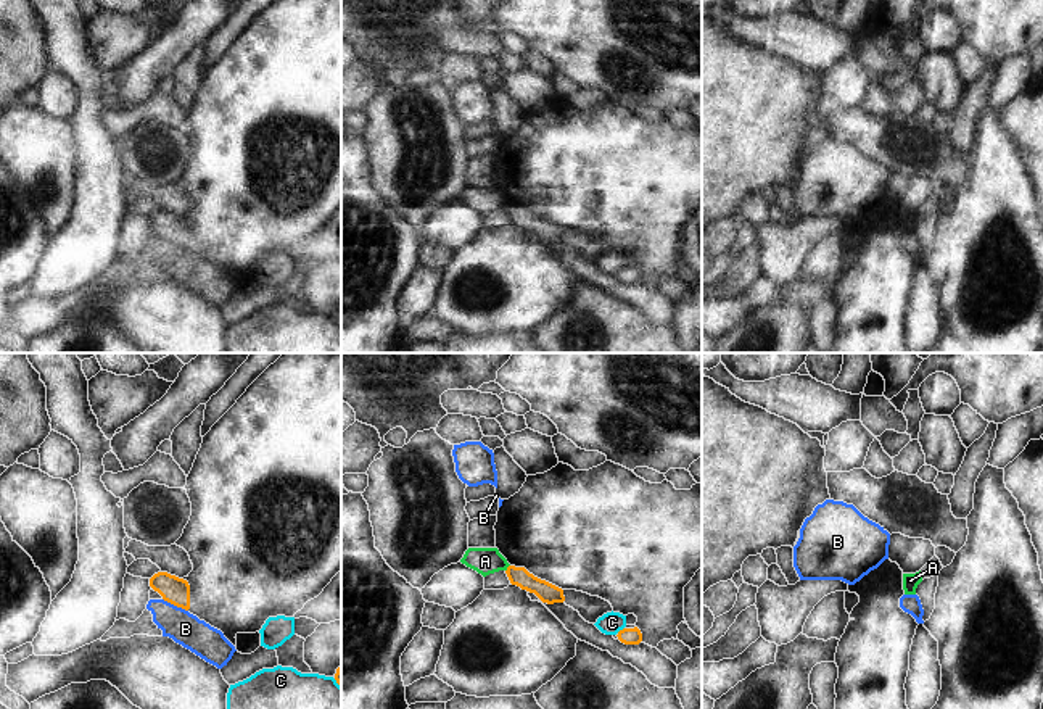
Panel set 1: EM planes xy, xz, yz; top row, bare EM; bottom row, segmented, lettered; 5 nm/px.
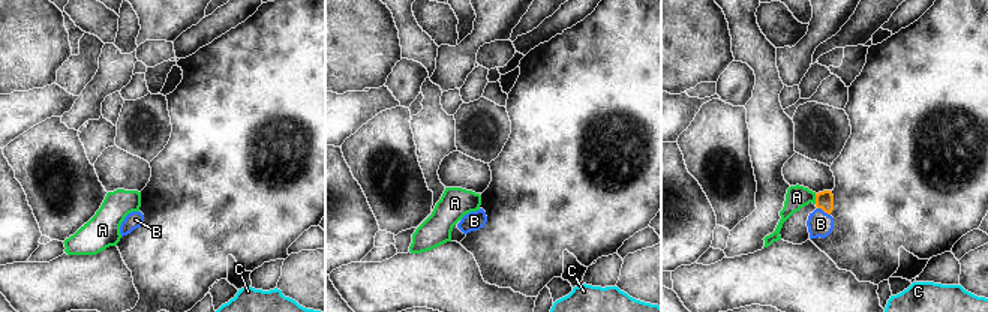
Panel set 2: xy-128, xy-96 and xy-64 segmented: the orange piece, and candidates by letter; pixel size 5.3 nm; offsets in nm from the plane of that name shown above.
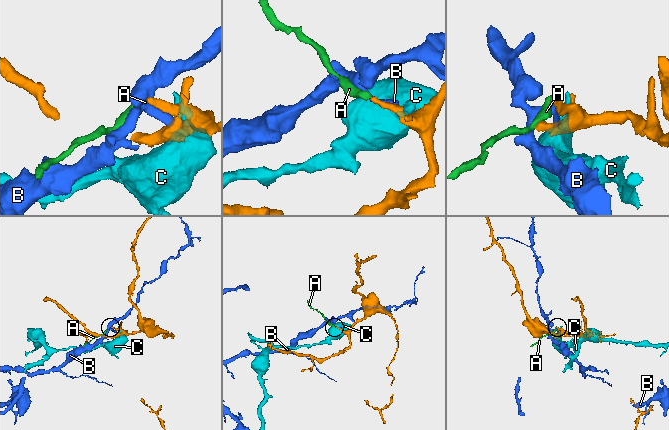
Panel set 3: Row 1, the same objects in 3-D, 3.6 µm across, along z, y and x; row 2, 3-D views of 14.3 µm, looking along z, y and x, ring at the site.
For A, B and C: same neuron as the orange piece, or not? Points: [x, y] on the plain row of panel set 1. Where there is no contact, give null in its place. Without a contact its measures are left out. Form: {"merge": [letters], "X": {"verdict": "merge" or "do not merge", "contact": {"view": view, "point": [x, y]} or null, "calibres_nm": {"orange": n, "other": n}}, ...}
{"merge": [], "A": {"verdict": "do not merge", "contact": {"view": "xz", "point": [507, 207]}, "calibres_nm": {"orange": 100, "other": 140}}, "B": {"verdict": "do not merge", "contact": {"view": "xy", "point": [176, 244]}, "calibres_nm": {"orange": 140, "other": 160}}, "C": {"verdict": "do not merge", "contact": {"view": "xz", "point": [620, 269]}, "calibres_nm": {"orange": 80, "other": 110}}}

